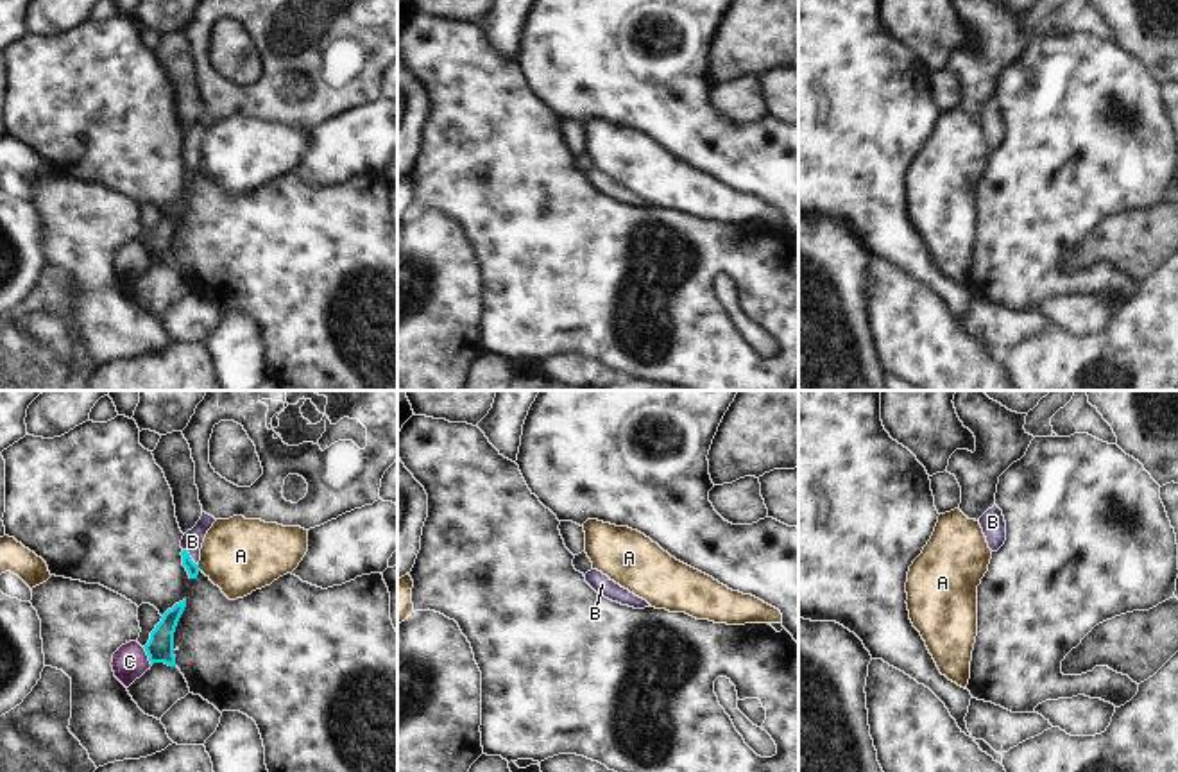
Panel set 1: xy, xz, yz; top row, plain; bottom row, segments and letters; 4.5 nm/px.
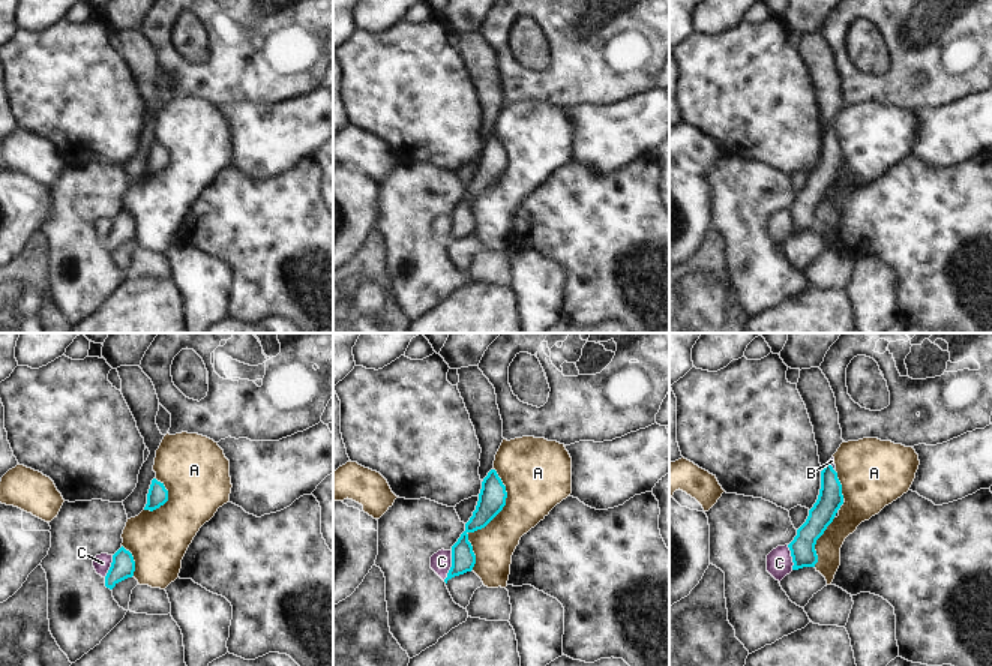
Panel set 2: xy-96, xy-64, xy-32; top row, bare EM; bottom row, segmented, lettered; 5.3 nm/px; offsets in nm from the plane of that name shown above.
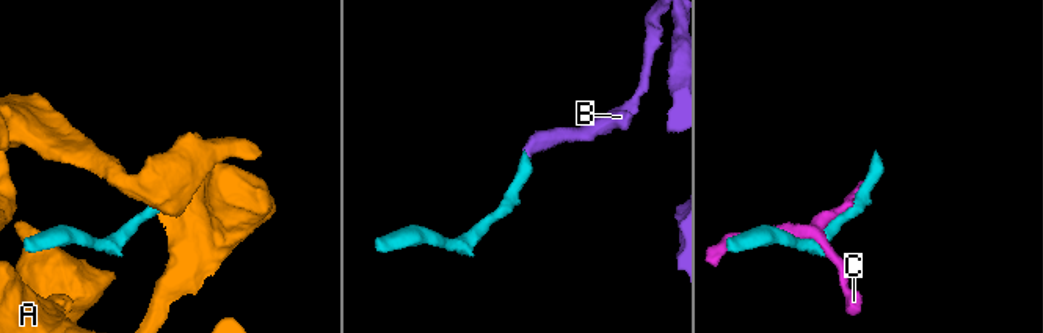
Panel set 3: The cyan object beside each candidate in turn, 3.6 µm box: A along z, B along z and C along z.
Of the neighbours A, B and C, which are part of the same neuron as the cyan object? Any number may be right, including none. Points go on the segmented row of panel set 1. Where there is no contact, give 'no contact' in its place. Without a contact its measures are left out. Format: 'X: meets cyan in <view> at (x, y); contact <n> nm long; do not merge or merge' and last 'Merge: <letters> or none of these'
A: meets cyan in xy at (197, 568); contact 40 nm long; do not merge
B: meets cyan in xy at (190, 557); contact 100 nm long; merge
C: meets cyan in xy at (147, 654); contact 100 nm long; do not merge
Merge: B

